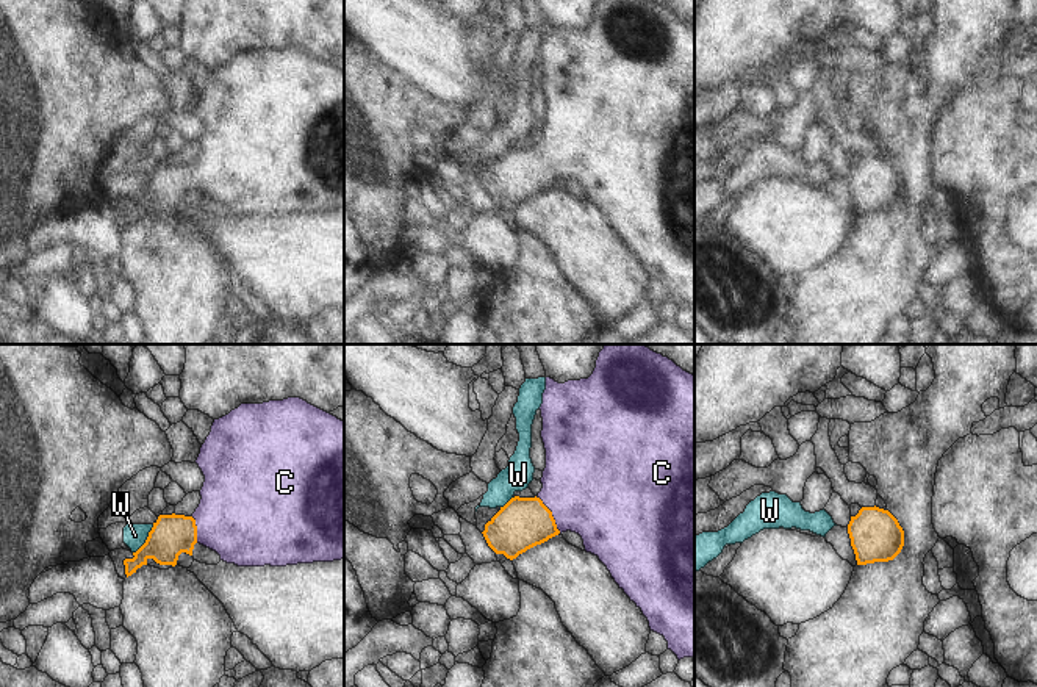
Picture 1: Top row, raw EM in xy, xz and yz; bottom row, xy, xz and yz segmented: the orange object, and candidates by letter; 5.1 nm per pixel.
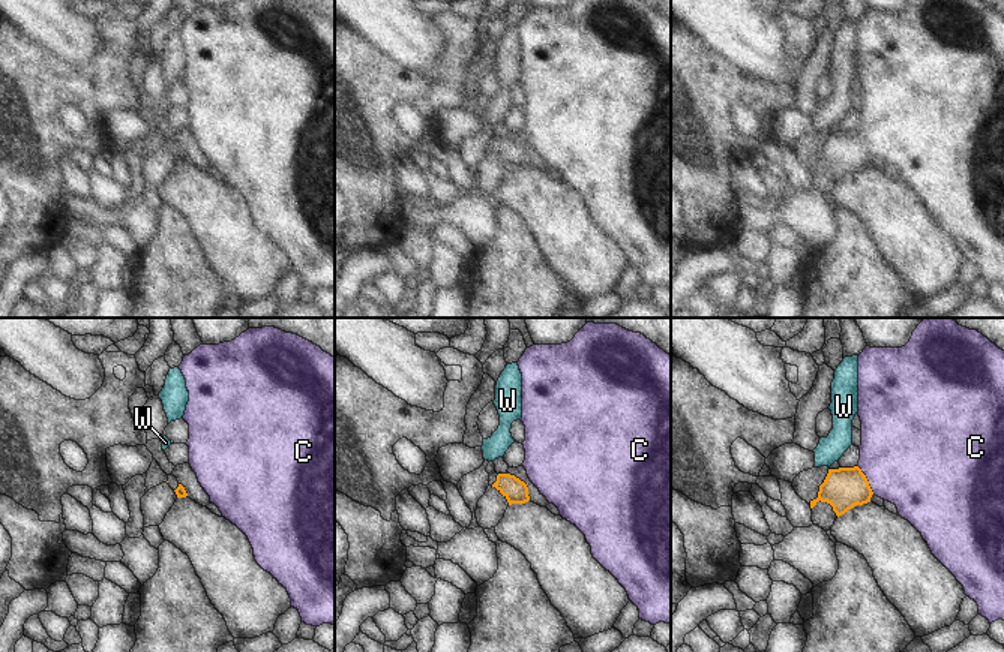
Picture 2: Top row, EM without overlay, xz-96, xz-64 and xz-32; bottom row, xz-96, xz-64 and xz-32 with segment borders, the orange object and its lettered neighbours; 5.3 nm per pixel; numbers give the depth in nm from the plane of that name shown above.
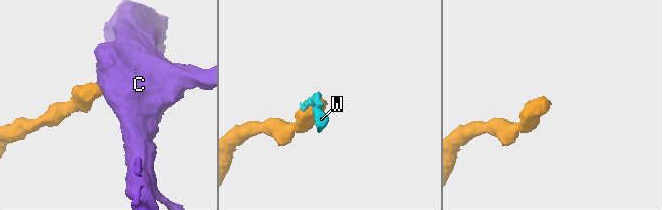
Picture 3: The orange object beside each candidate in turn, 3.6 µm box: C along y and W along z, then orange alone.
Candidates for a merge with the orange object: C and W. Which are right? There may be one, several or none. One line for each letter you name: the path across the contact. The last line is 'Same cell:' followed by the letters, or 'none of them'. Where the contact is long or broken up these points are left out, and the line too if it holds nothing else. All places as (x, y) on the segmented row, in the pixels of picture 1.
C: Path across: xz (523, 523), (551, 514), (592, 487)
Same cell: C.

